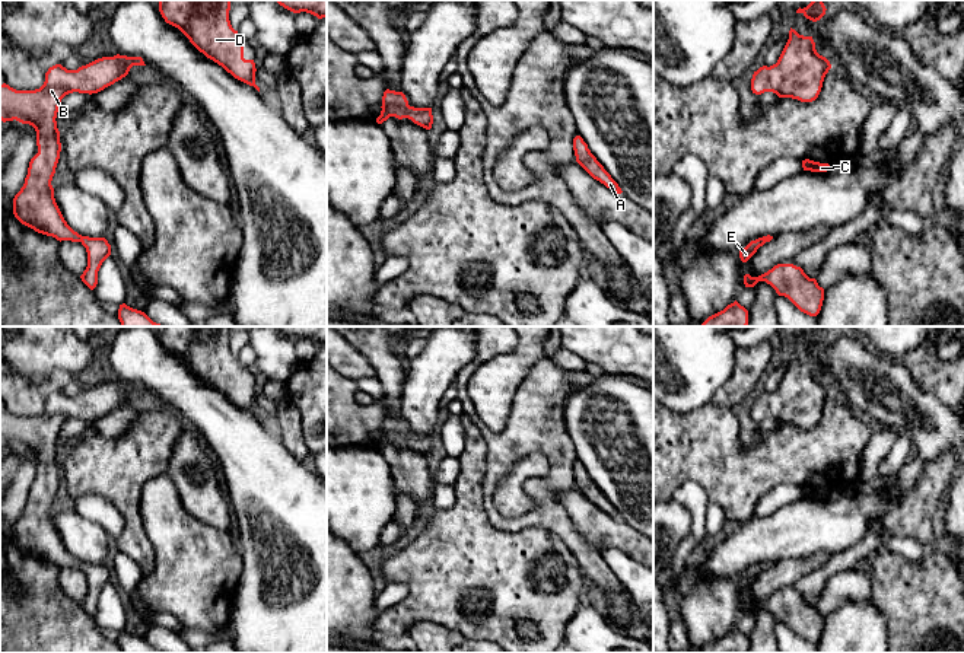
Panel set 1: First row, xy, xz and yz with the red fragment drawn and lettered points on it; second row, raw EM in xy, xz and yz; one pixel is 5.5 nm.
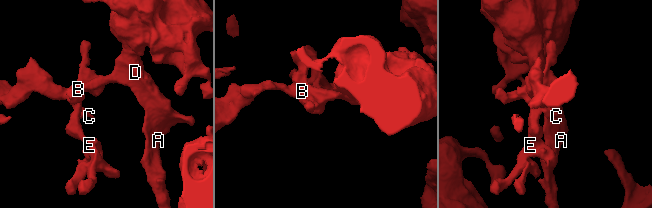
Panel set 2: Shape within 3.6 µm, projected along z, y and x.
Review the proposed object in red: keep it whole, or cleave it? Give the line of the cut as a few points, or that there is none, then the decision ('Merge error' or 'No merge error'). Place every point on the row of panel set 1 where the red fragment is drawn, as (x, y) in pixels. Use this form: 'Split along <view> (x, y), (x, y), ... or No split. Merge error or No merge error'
No split. No merge error

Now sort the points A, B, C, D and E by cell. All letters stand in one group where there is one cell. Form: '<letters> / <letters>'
A B C D E

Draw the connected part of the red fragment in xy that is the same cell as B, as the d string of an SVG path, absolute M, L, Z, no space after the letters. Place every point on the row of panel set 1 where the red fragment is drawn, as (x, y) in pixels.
M102 57L77 70L55 64L45 73L45 82L35 90L16 90L0 85L0 120L29 124L36 131L38 153L31 159L28 175L13 198L13 214L25 226L57 241L80 242L88 252L82 281L93 290L98 271L111 255L105 238L89 238L74 232L64 220L51 185L60 159L61 143L57 112L61 99L73 92L98 93L125 77L133 66L146 66L141 57Z

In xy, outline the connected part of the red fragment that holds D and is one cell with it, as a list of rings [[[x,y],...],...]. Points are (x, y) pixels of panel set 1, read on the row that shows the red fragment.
[[[159,0],[159,12],[166,23],[178,28],[200,52],[222,66],[235,79],[254,86],[260,92],[260,87],[255,85],[255,63],[244,58],[244,39],[232,28],[229,10],[230,0]]]

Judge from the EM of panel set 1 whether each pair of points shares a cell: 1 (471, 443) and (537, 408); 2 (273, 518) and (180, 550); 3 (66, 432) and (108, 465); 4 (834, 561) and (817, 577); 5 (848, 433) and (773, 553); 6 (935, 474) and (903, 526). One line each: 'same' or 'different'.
1: different
2: different
3: different
4: same
5: different
6: same

